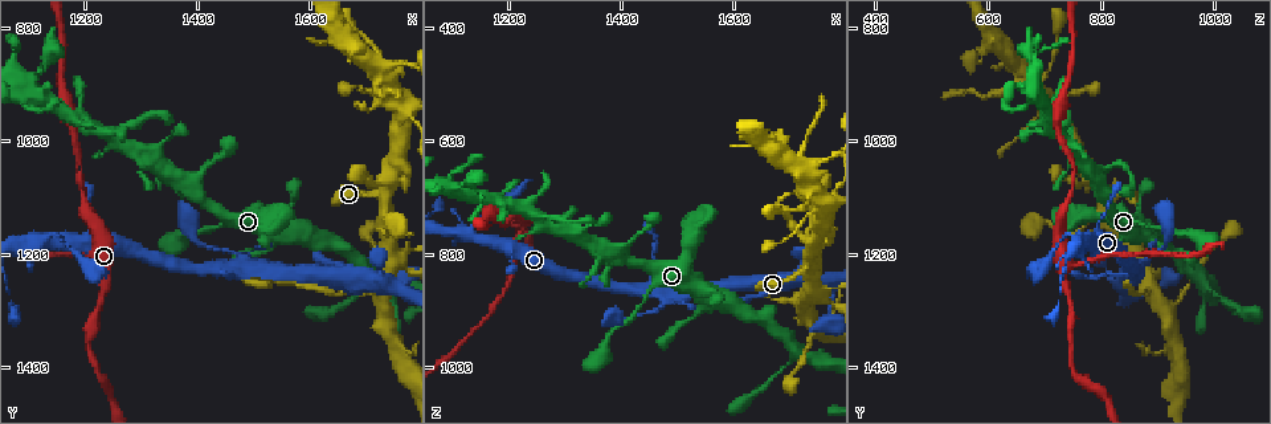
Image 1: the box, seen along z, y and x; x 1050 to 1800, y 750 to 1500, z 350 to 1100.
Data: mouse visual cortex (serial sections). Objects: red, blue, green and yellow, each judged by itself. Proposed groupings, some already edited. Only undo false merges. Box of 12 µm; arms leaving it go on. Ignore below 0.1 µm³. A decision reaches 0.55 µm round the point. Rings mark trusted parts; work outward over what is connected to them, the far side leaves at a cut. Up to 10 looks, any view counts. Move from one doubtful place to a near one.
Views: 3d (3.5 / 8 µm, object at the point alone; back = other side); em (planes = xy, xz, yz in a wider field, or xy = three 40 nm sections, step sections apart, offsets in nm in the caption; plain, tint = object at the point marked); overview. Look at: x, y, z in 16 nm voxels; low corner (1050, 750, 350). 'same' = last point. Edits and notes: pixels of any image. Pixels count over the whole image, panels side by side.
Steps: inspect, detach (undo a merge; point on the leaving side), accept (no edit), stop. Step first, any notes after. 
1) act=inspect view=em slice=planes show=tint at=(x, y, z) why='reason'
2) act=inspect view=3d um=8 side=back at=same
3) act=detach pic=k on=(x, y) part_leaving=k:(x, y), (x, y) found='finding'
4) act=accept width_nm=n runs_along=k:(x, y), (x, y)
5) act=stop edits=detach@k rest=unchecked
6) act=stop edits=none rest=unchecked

act=inspect view=3d um=8 side=back at=(1470, 1230, 865) why='three arms meet'

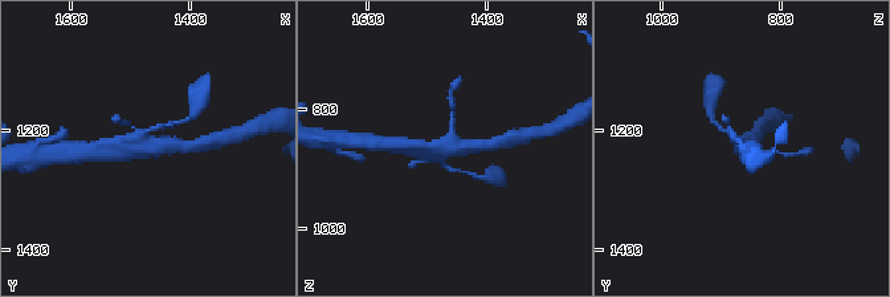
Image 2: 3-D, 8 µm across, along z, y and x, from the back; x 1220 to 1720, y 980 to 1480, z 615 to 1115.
act=inspect view=em slice=planes show=tint at=(1470, 1230, 865)

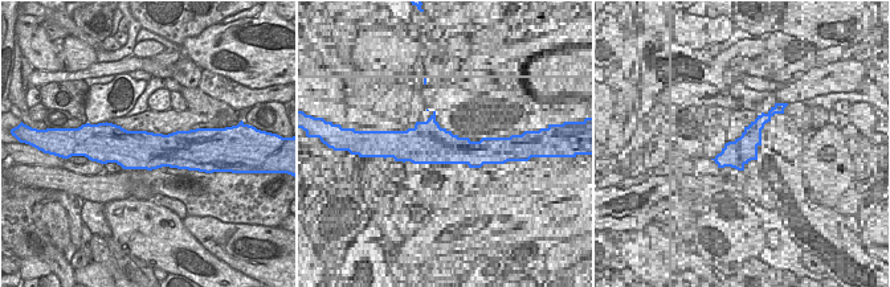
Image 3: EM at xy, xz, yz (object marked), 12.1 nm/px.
act=accept runs_along=2:(186, 145), (107, 147) found='one cell here'

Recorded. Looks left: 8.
act=inspect view=3d um=3.5 at=(1100, 905, 680) why='thin neck'

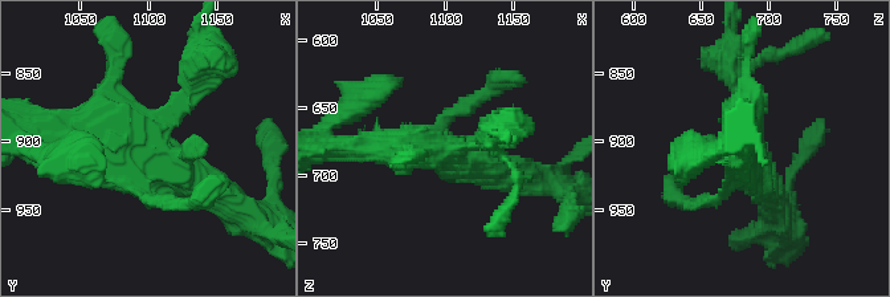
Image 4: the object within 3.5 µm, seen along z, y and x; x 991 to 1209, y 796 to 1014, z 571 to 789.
act=inspect view=em slice=xy step=1 show=tint at=(1104, 908, 682) why='need the tissue'

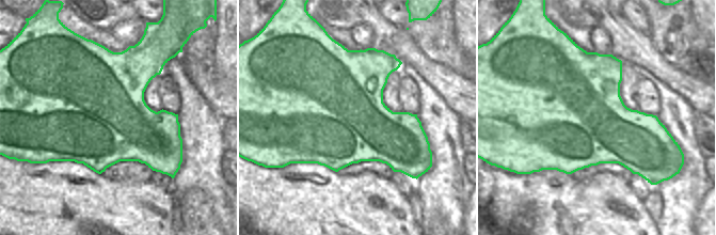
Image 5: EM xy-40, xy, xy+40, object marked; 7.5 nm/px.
act=inspect view=em slice=xy step=2 show=tint at=same

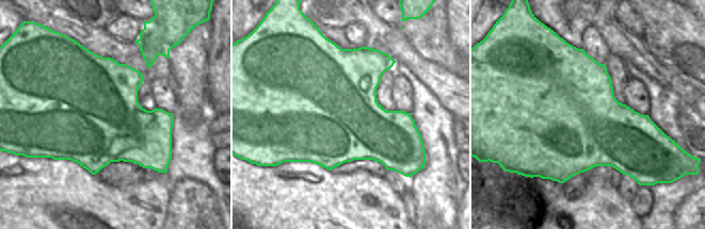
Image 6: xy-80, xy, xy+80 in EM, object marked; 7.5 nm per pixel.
act=accept runs_along=4:(224, 200), (123, 123), (110, 86) found='all the same cell'

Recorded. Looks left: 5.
act=inspect view=em slice=xy step=5 show=tint at=(1125, 1175, 760) why='a narrow waist'

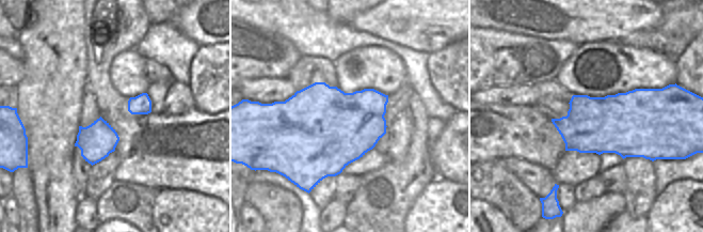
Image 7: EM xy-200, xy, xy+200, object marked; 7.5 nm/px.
act=inspect view=3d um=3.5 at=same why='wider look'

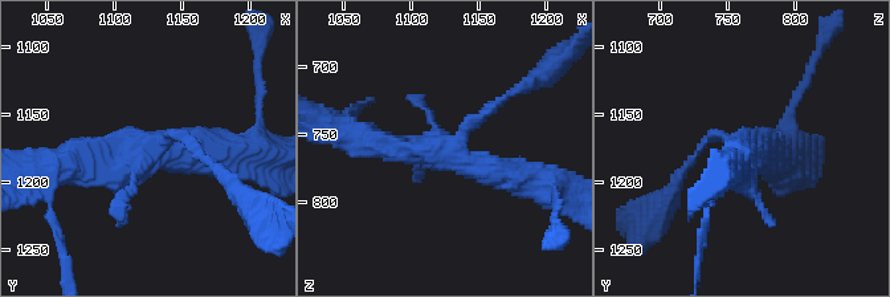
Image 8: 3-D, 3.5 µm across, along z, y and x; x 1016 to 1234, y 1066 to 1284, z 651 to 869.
act=accept runs_along=8:(527, 180), (362, 137) found='continuous, no second cell'

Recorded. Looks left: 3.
act=inspect view=3d um=3.5 at=(1560, 1165, 875) why='arms part here'

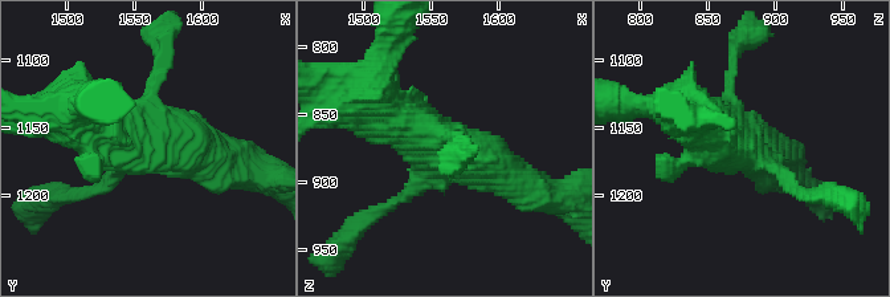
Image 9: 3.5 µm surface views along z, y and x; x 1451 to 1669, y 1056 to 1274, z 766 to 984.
act=inspect view=em slice=xy step=5 show=tint at=(1560, 1160, 874) why='need the tissue'

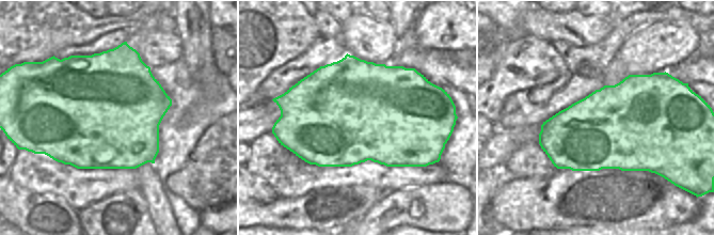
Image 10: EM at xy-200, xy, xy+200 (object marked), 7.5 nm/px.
act=accept runs_along=9:(374, 106), (523, 187) found='one cell here'

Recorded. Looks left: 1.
act=stop edits=none rest=unchecked

